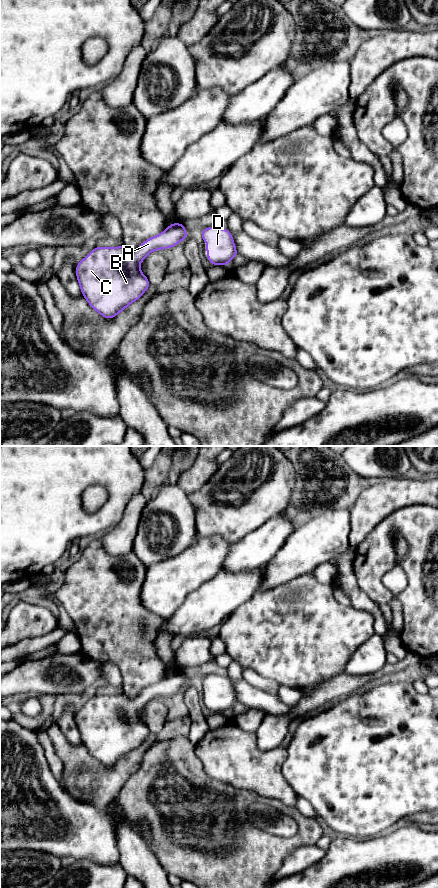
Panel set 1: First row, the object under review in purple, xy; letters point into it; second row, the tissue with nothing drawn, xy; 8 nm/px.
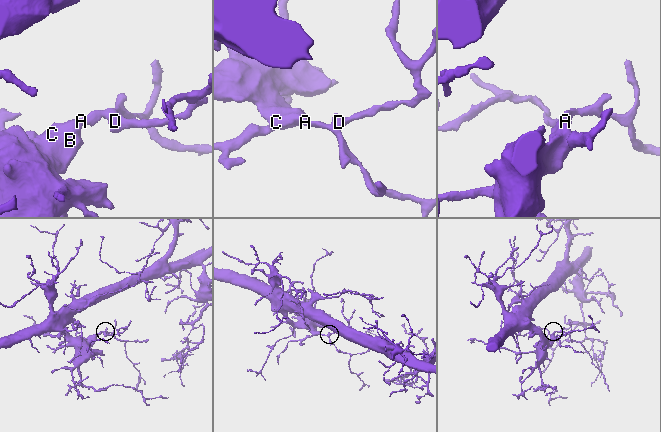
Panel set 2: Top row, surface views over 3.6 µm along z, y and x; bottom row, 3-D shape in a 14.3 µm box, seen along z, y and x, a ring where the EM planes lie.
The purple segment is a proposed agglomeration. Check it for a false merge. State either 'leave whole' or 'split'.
leave whole

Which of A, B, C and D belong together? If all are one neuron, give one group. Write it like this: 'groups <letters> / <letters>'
groups A B C D

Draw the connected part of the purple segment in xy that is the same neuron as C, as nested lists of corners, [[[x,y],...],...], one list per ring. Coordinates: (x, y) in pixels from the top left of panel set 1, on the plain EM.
[[[171,671],[162,681],[148,686],[136,698],[119,695],[95,695],[75,716],[83,745],[90,755],[106,767],[112,767],[135,750],[149,736],[150,730],[140,718],[140,711],[153,699],[176,694],[187,687],[183,671]]]

